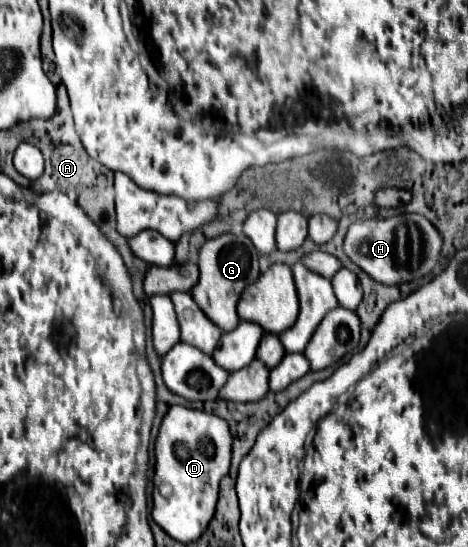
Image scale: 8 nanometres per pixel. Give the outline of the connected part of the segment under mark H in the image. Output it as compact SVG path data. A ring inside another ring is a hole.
M398 214L386 220L358 220L348 228L344 252L364 272L374 276L374 280L382 284L402 284L426 276L438 264L442 252L442 234L422 214Z

